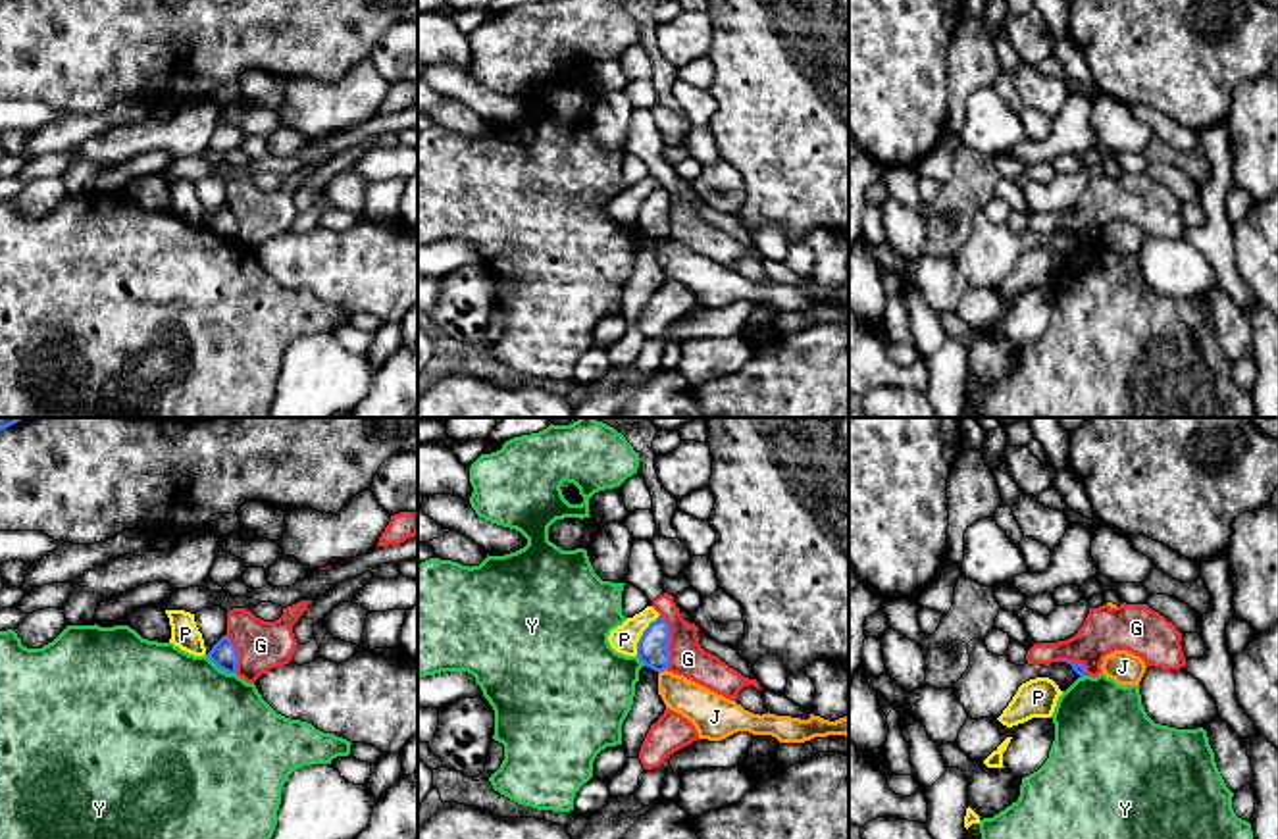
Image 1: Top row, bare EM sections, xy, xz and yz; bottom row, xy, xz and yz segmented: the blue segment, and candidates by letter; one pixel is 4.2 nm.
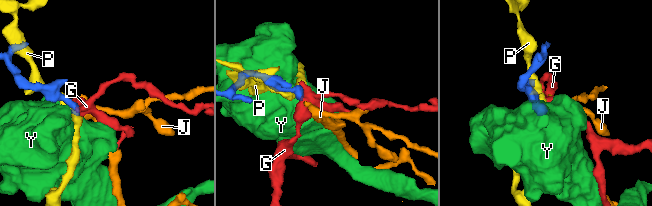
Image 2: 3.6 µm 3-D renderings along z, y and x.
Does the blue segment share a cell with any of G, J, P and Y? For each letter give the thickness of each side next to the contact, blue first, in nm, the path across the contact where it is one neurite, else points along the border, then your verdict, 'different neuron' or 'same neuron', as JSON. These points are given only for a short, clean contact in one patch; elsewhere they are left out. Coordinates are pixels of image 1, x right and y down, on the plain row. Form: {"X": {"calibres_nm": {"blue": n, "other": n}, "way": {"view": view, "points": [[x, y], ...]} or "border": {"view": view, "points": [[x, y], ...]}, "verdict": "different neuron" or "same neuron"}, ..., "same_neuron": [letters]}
{"G": {"calibres_nm": {"blue": 130, "other": 150}, "border": {"view": "xz", "points": [[659, 185], [668, 193], [668, 233], [664, 237]]}, "verdict": "different neuron"}, "J": {"calibres_nm": {"blue": 130, "other": 160}, "border": {"view": "xz", "points": [[664, 237], [659, 243]]}, "verdict": "different neuron"}, "P": {"calibres_nm": {"blue": 130, "other": 120}, "verdict": "different neuron"}, "Y": {"calibres_nm": {"blue": 110, "other": 480}, "verdict": "different neuron"}, "same_neuron": []}

